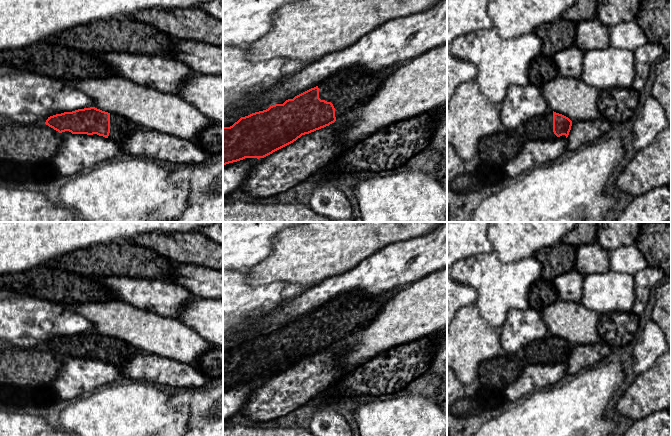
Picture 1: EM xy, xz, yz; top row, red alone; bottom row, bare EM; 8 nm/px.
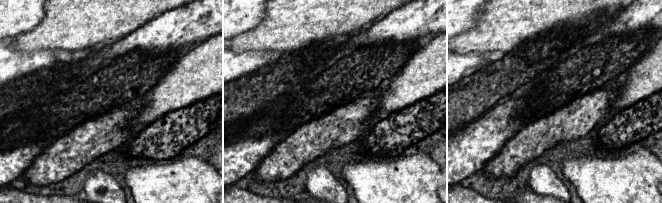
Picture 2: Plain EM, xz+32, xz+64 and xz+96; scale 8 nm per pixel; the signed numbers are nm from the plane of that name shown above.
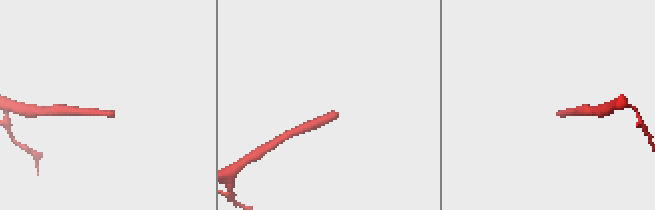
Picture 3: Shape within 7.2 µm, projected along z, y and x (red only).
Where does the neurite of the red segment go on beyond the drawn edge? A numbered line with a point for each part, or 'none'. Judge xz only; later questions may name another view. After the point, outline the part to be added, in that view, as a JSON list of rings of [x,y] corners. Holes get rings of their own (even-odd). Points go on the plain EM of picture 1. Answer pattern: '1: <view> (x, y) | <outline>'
1: xz (347, 315) | [[[403,287],[375,296],[342,297],[318,309],[319,322],[331,326],[336,345],[348,336],[367,326],[384,304]]]

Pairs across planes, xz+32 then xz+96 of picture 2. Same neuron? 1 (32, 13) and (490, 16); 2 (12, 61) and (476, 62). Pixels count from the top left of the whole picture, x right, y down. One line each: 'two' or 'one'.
1: two
2: one

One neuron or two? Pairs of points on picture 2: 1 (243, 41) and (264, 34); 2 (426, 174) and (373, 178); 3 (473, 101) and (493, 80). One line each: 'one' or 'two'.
1: one
2: one
3: one

